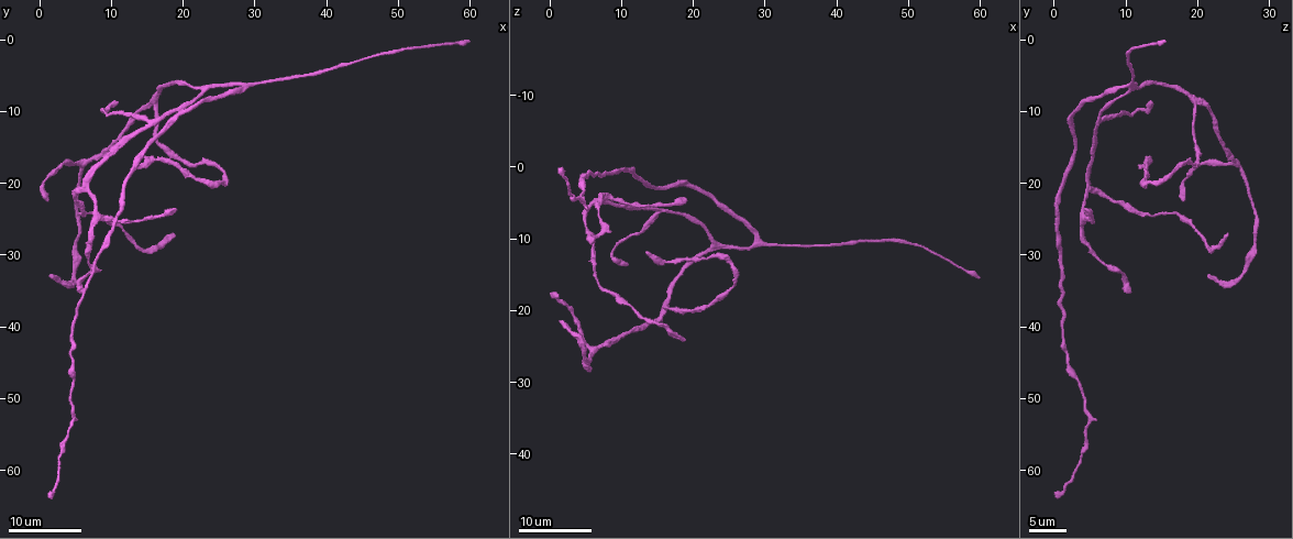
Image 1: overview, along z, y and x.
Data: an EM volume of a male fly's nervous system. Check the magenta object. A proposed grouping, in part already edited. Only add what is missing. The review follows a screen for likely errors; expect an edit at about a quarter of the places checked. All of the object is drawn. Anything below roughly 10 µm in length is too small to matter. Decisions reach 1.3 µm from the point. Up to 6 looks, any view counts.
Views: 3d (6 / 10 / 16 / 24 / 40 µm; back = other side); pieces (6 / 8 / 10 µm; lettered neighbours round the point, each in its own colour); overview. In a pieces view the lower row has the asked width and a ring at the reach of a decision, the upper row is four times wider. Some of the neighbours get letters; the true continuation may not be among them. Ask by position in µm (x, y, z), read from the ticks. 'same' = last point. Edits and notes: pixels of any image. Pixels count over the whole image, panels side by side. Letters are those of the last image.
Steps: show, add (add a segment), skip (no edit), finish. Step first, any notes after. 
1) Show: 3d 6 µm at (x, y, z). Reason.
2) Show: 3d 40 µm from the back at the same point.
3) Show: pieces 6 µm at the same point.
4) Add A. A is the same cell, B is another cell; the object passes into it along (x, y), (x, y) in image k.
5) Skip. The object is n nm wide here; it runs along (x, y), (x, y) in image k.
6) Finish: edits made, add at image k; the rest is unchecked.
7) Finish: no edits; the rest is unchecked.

Show: 3d 16 µm at (1.5, 63.5, 0.5).

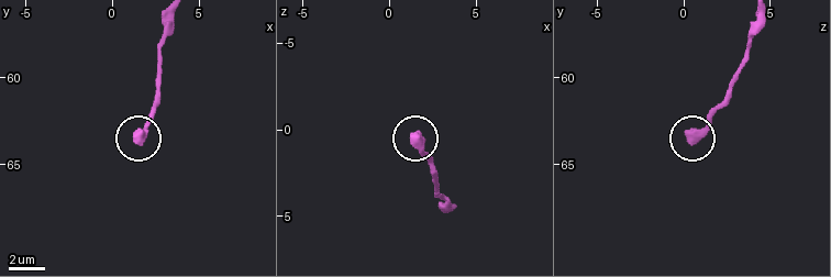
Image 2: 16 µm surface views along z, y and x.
Show: pieces 8 µm at (1.5, 63.7, 0.5).

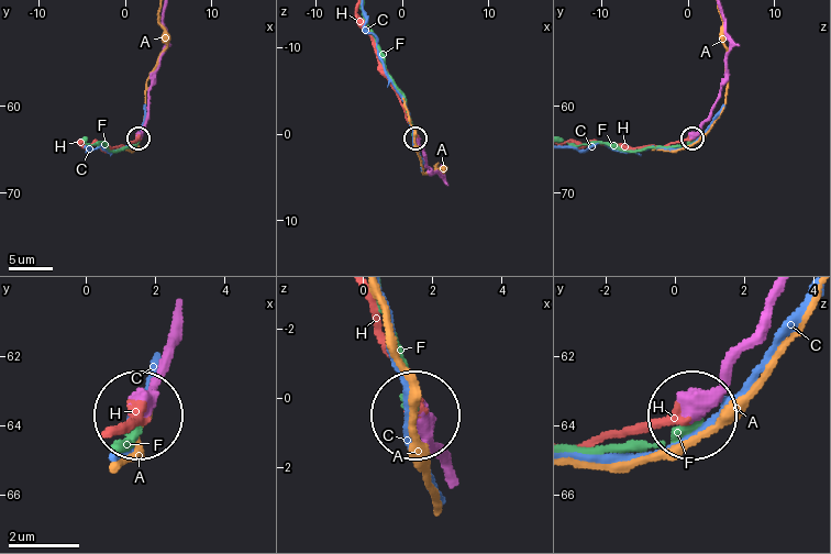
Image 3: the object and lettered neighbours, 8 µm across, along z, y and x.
Add H. The object is 550 nm wide here; H is the same cell, A, C and F are other cells; it goes on there.

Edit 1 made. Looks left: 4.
Show: overview.

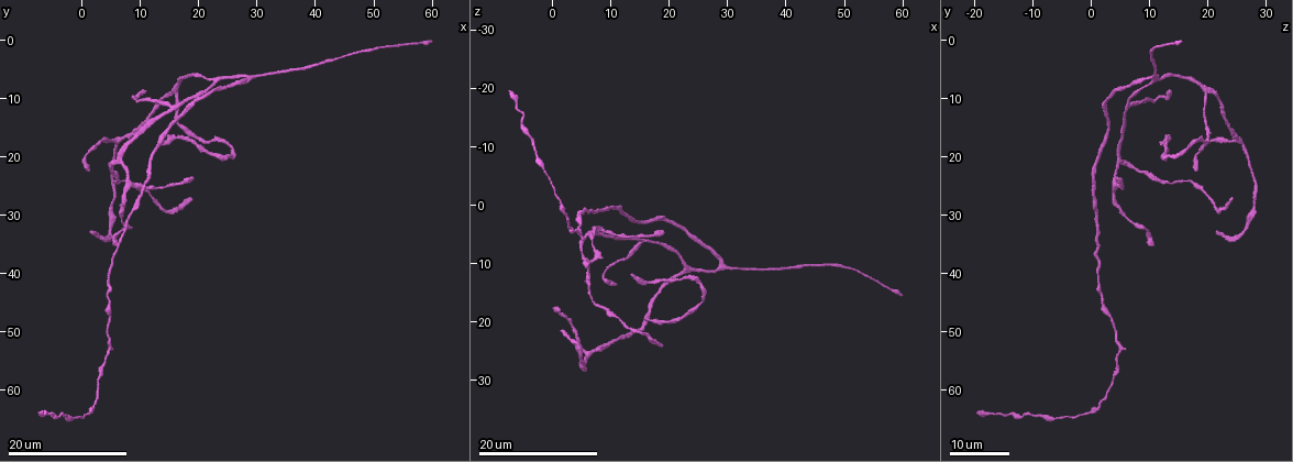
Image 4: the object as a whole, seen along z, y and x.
Show: 3d 16 µm at (19.0, 27.0, 24.0). Long arm stops here.

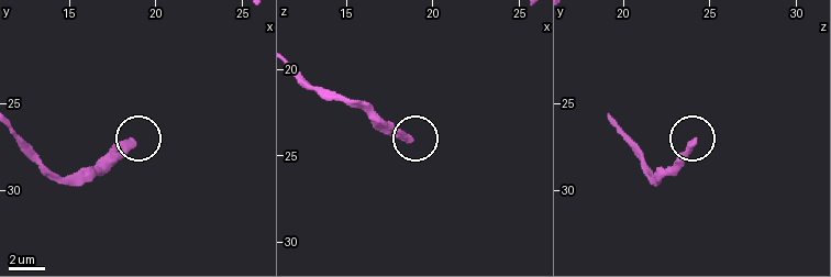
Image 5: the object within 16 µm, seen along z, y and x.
Show: 3d 6 µm at (18.7, 27.2, 24.1).

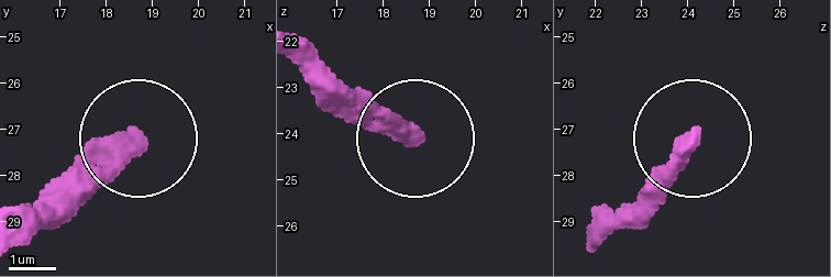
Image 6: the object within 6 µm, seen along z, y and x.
Show: pieces 8 µm at (18.65, 27.30, 24.05). What lies round it.

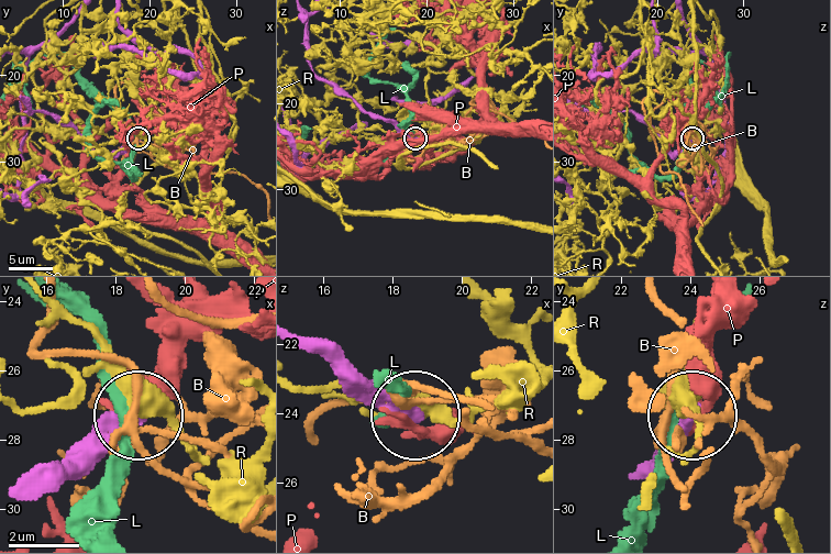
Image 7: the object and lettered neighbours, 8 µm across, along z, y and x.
Skip. B, L, P and R are other cells; none of them fits.

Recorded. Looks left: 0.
Finish: edits made, add at image 3; the rest is unchecked.

